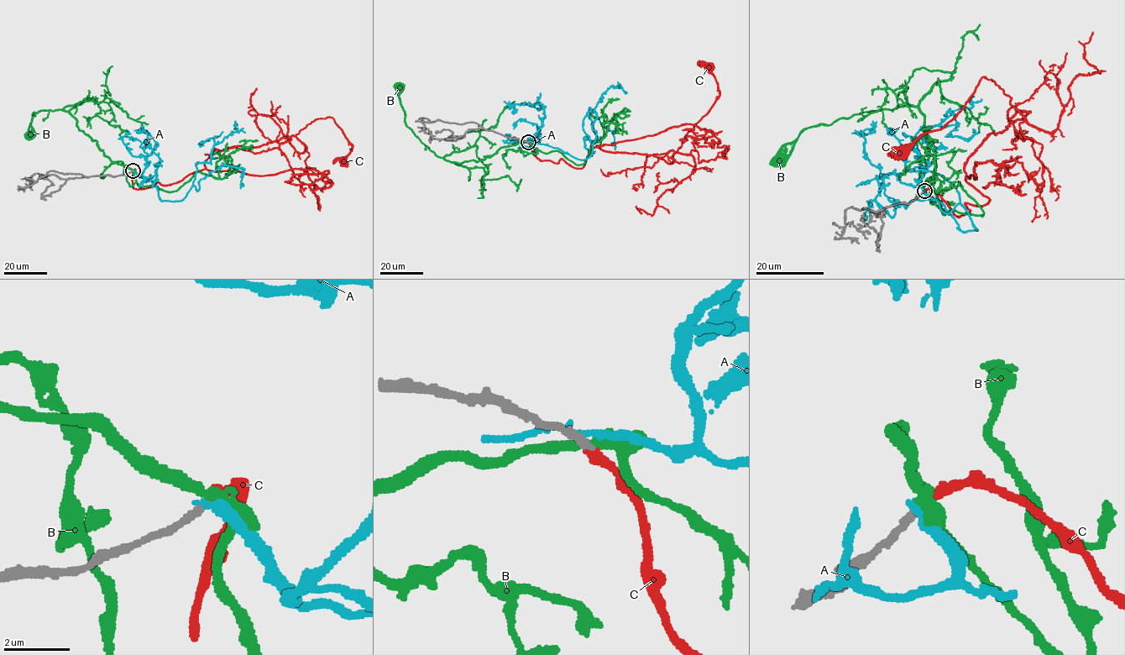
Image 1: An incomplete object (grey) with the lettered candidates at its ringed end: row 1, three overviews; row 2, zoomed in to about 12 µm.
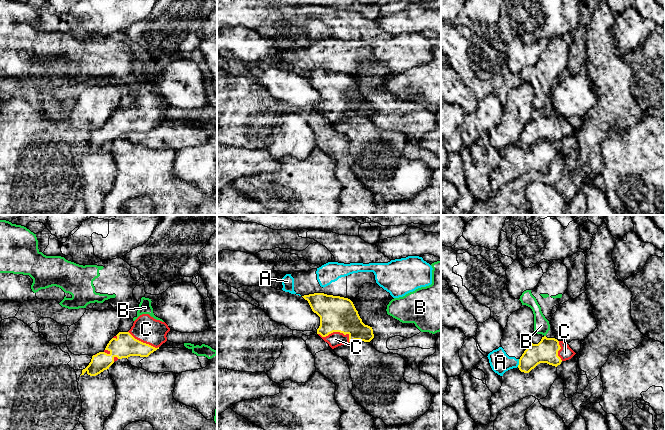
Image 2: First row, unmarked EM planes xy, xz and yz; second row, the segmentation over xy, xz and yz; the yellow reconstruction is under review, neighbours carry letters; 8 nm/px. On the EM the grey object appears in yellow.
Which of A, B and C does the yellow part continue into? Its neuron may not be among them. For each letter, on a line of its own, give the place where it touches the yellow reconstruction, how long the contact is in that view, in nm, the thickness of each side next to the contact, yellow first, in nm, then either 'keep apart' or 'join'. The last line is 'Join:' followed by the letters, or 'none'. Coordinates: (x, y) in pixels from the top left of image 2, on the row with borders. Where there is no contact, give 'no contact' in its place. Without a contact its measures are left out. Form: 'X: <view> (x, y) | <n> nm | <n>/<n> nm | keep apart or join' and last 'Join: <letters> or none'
A: yz (519, 363) | 70 nm | 190/170 nm | keep apart
B: no contact | keep apart
C: xz (336, 331) | 260 nm | 280/120 nm | join
Join: C

